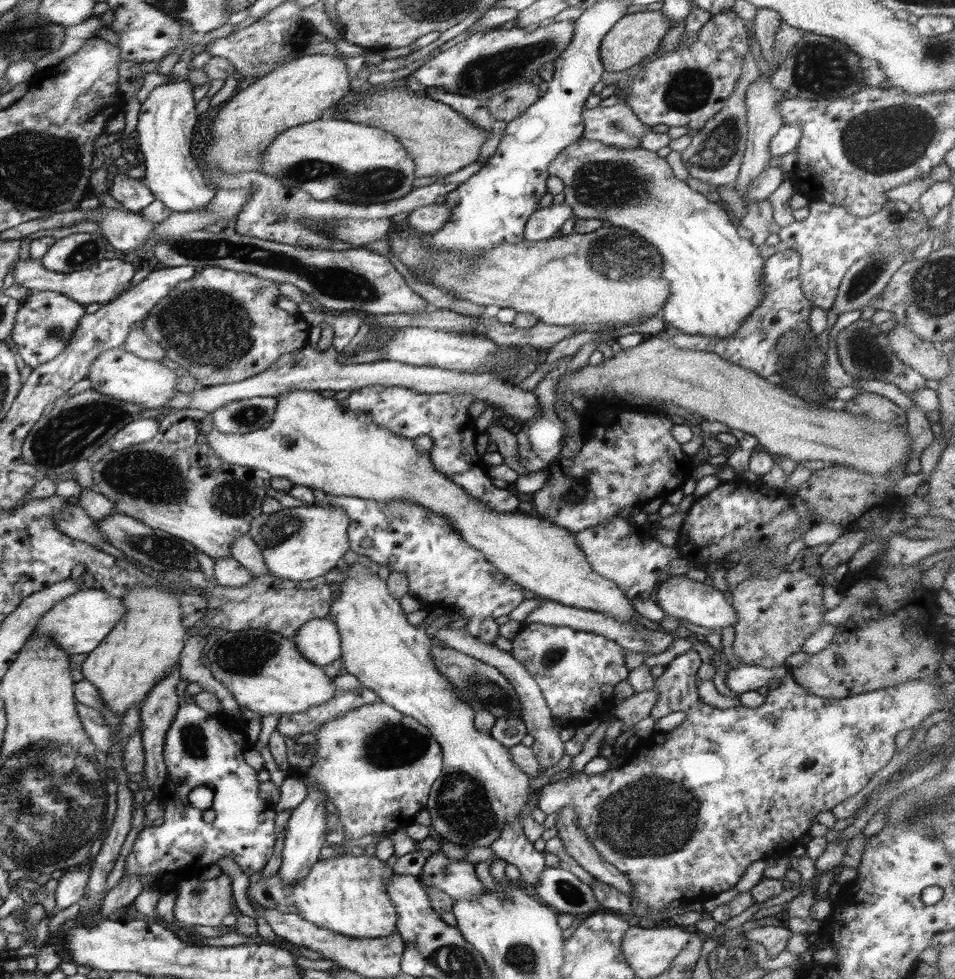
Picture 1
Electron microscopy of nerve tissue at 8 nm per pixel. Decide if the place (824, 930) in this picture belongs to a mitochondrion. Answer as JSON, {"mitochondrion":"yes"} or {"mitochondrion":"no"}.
{"mitochondrion":"no"}

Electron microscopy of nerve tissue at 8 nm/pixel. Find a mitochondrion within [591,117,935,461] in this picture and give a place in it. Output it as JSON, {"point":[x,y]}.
{"point":[866,349]}

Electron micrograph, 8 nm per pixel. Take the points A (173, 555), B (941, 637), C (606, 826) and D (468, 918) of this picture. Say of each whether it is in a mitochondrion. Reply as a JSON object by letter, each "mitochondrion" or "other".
{"A":"mitochondrion","B":"other","C":"mitochondrion","D":"other"}

